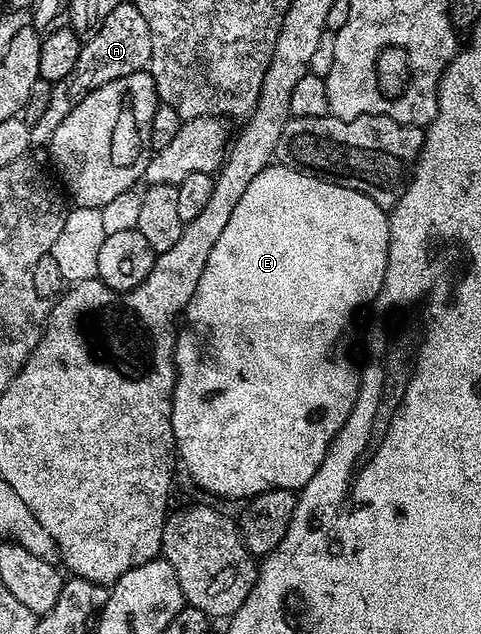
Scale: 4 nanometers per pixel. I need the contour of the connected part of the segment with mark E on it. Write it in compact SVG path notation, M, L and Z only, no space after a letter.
M280 163L260 170L252 178L248 190L236 202L228 226L220 233L208 262L204 262L204 274L188 302L184 319L178 330L178 341L174 347L174 395L170 401L170 417L176 441L176 452L186 463L186 472L206 492L219 496L222 500L245 502L251 496L259 496L273 488L300 490L316 474L324 454L336 434L348 422L352 406L358 397L359 369L350 361L350 344L346 341L346 327L361 304L377 301L384 286L384 274L388 266L388 246L390 245L390 218L387 209L381 208L375 200L348 190L339 184L309 176L286 168Z

